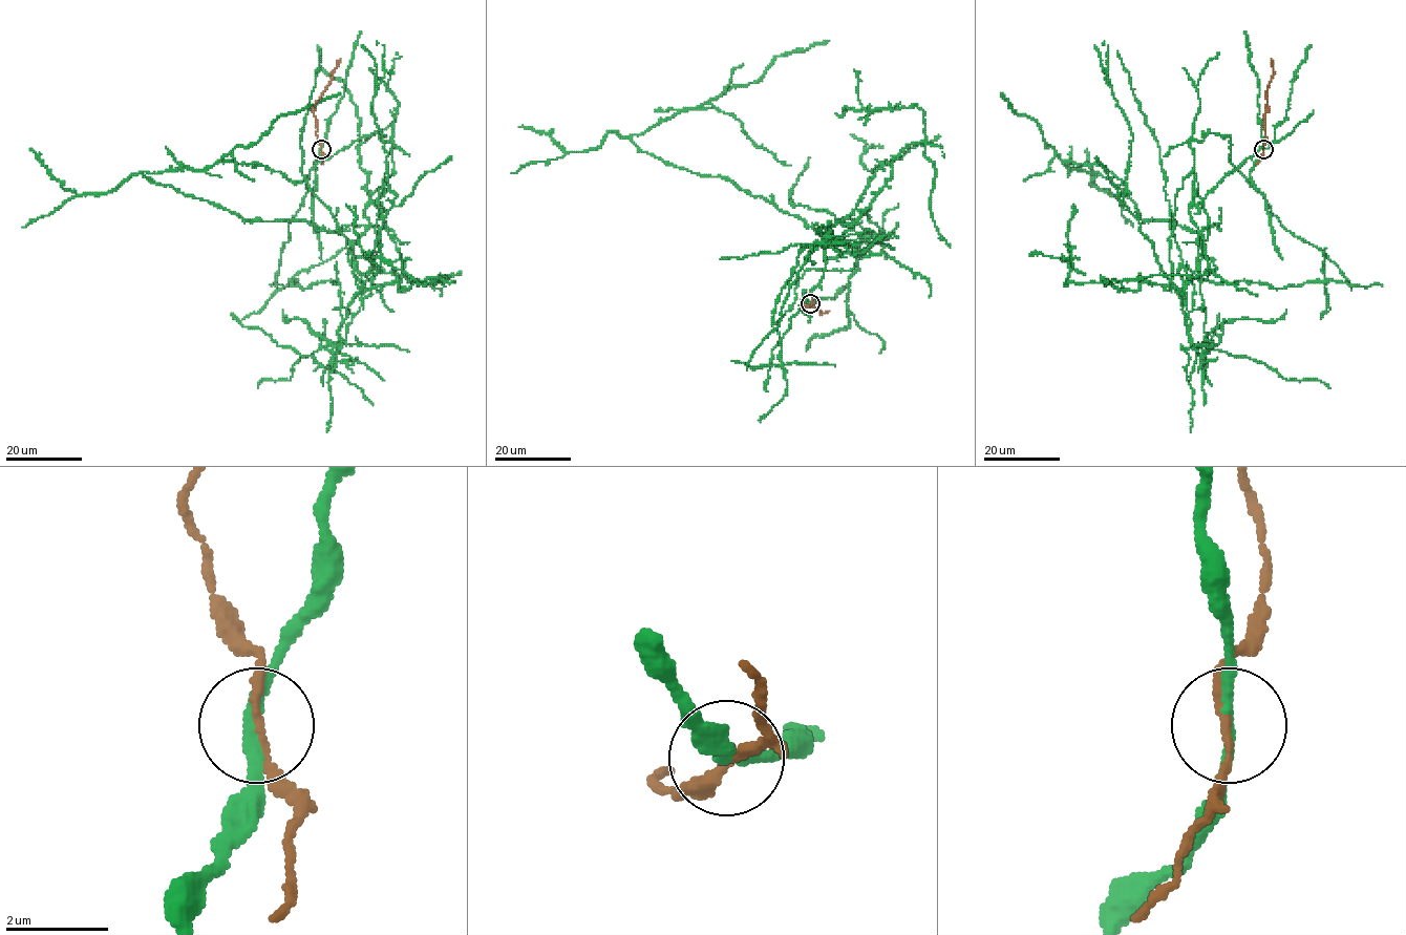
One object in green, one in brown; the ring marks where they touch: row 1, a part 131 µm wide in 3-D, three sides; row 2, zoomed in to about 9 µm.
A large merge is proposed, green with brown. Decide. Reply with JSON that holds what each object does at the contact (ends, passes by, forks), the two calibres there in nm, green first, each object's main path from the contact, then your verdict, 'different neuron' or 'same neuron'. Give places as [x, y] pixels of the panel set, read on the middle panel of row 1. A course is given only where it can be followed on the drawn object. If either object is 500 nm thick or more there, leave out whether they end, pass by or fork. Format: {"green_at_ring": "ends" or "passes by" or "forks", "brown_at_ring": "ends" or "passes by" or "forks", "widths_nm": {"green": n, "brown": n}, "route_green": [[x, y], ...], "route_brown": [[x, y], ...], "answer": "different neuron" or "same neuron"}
{"green_at_ring": "passes by", "brown_at_ring": "passes by", "widths_nm": {"green": 220, "brown": 150}, "route_green": [[809, 303], [794, 290], [807, 270], [851, 270], [882, 234], [869, 210], [833, 241], [632, 140], [829, 41]], "route_brown": [[809, 303], [802, 305], [813, 306], [822, 313], [830, 312]], "answer": "different neuron"}

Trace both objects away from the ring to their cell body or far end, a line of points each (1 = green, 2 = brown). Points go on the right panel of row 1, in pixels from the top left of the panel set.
1: (1263, 150), (1260, 194), (1228, 135), (1190, 141), (1170, 238), (1184, 290), (1201, 236), (1069, 169), (1001, 93)
2: (1263, 150), (1266, 88), (1273, 75), (1272, 59)

